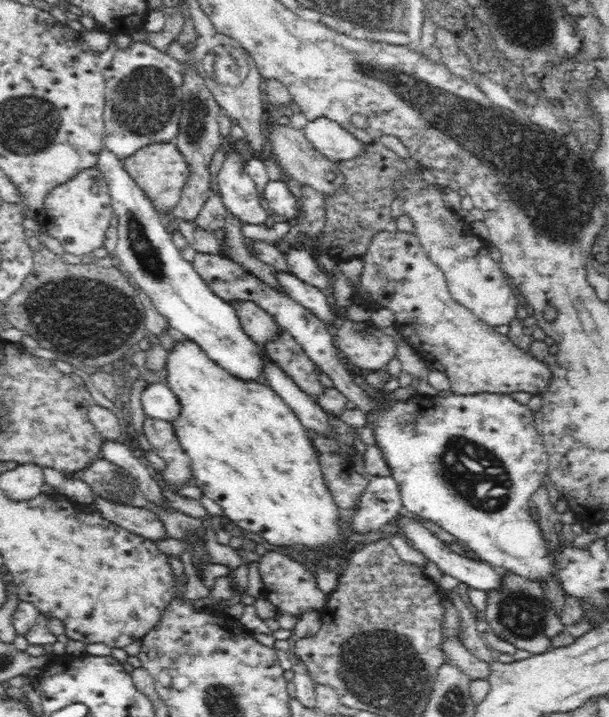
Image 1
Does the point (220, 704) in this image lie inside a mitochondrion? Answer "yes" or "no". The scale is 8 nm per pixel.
yes

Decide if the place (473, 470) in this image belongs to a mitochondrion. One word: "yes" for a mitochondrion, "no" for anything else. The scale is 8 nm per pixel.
yes

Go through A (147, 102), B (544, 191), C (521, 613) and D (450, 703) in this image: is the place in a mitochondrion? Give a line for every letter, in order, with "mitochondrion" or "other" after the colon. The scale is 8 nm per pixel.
A: mitochondrion
B: mitochondrion
C: mitochondrion
D: mitochondrion

